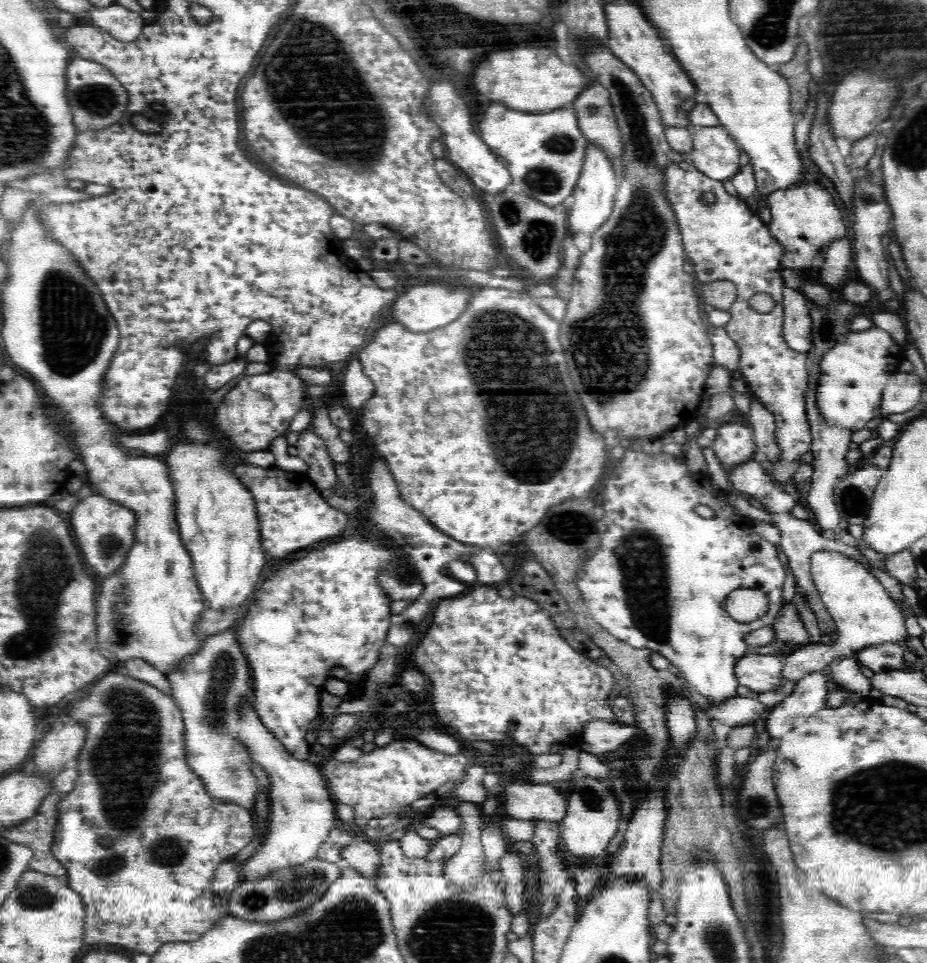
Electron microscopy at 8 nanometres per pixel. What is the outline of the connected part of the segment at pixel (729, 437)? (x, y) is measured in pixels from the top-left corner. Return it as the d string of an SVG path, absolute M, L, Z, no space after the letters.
M738 423L717 424L717 435L711 447L726 470L740 466L757 454L752 429Z

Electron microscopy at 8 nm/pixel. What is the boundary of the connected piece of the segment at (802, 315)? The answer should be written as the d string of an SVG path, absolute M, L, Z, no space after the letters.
M785 287L783 292L784 307L783 337L786 343L798 353L808 354L813 350L813 342L810 339L810 316L806 295L799 289Z

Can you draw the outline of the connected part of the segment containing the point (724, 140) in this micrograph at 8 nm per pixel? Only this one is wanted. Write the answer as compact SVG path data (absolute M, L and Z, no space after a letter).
M722 125L693 128L692 148L686 158L692 163L693 168L717 181L729 180L741 169L737 141Z

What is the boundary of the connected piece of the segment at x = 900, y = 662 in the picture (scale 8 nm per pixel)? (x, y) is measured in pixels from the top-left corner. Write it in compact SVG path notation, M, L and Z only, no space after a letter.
M878 644L862 648L856 656L856 660L862 665L873 670L874 673L888 673L894 670L904 669L904 644Z

